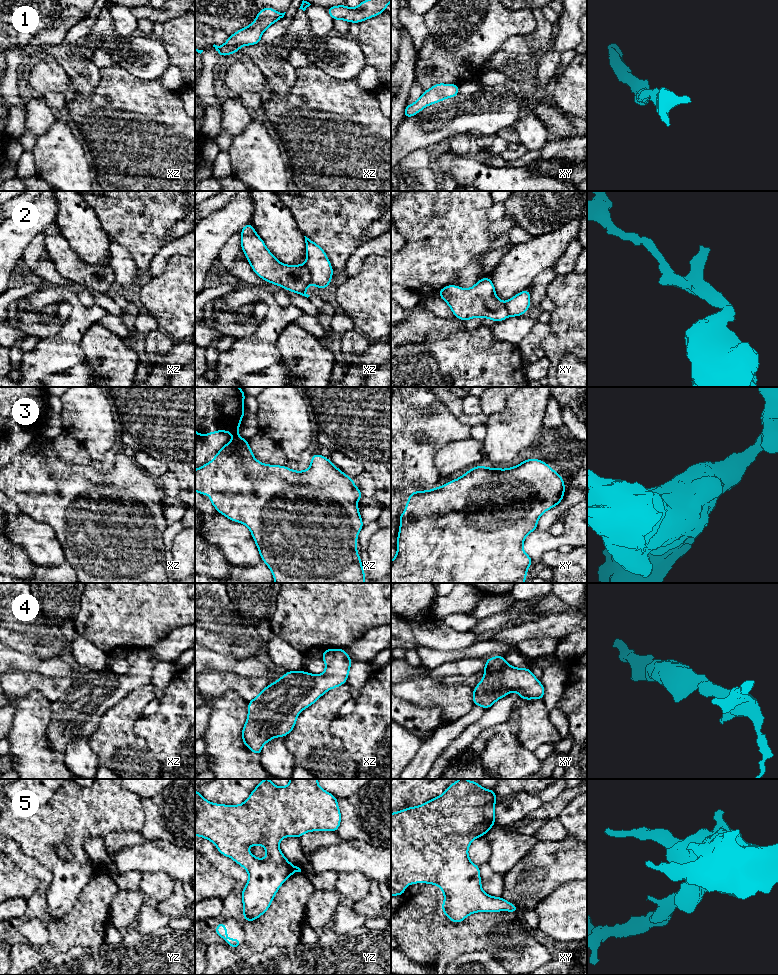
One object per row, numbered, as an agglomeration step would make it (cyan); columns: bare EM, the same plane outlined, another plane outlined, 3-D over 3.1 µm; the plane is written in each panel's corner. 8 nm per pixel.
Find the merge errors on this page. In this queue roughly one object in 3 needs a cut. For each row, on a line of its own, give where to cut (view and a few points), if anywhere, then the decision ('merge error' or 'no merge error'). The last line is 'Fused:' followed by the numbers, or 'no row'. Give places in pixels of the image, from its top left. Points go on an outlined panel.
1: cut none; no merge error
2: cut xz (305, 263), (310, 273), (311, 282); merge error
3: cut none; no merge error
4: cut none; no merge error
5: cut none; no merge error
Fused: 2

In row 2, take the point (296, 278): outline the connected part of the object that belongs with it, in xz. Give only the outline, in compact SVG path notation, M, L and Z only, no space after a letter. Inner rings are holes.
M251 223L246 224L242 233L241 248L256 275L269 283L282 286L305 297L311 283L311 273L306 264L285 265L279 262L267 249Z

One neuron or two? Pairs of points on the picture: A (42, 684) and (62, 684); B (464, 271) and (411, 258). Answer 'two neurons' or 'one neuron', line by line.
A: one neuron
B: one neuron

